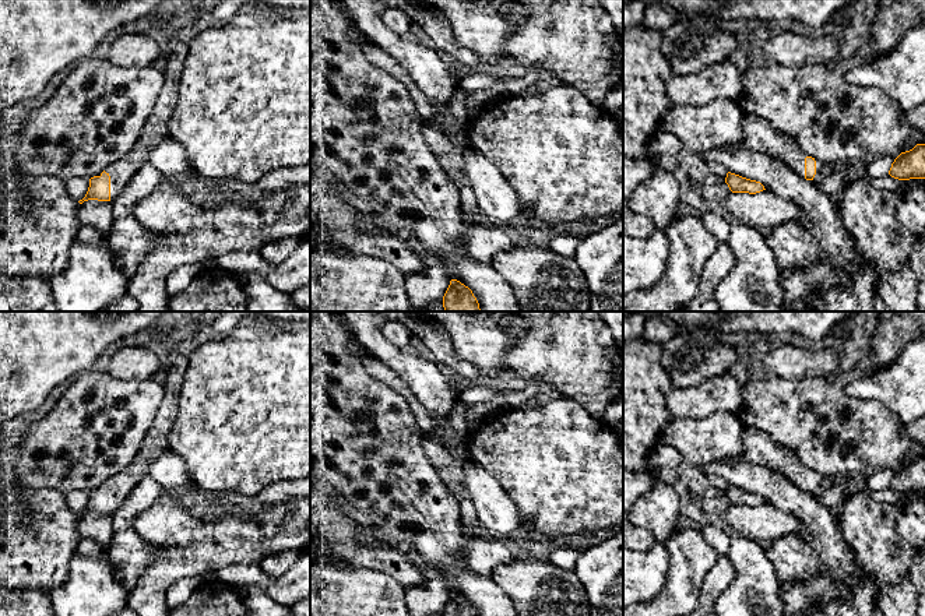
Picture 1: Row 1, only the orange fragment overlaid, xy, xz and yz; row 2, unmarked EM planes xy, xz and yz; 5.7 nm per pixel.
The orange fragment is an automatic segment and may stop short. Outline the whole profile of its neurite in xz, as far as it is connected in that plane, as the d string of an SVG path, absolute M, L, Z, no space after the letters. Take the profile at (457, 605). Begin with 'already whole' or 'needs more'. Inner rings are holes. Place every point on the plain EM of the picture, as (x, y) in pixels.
already whole; M451 592L443 609L443 616L478 616L472 603L457 592Z

